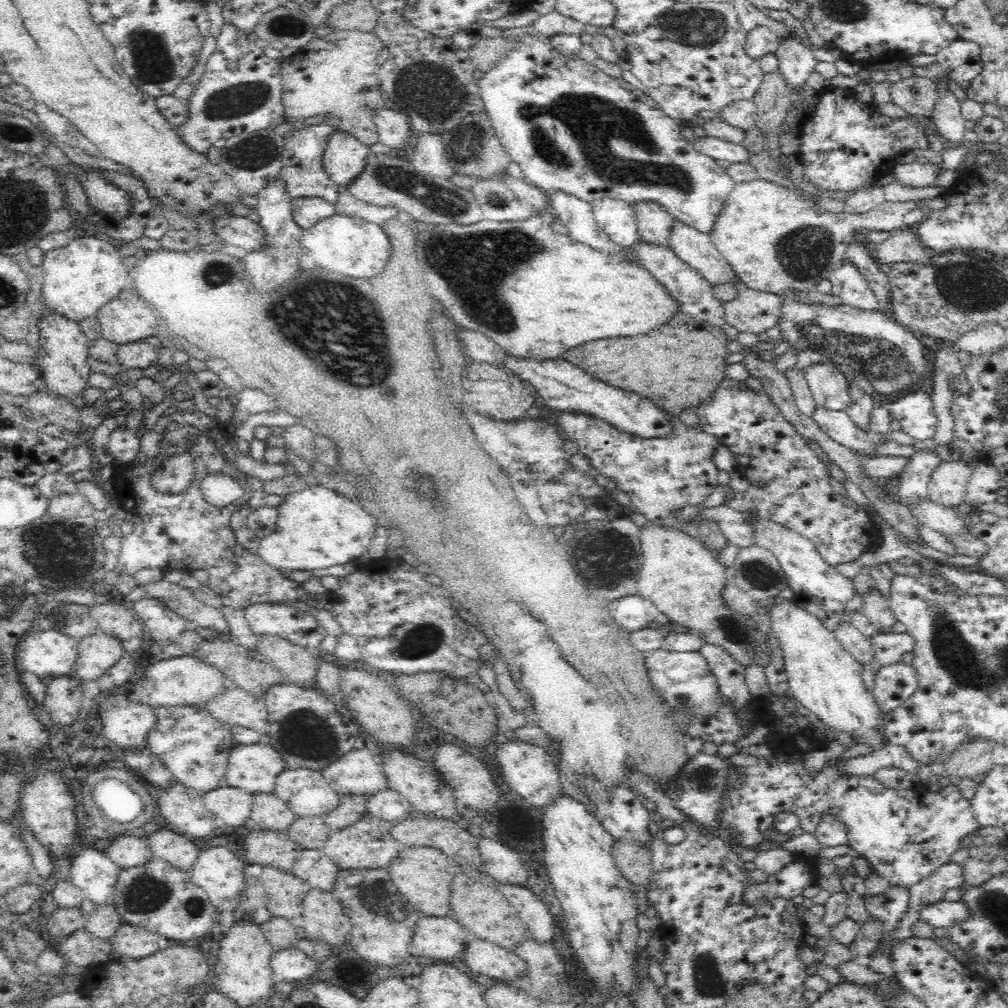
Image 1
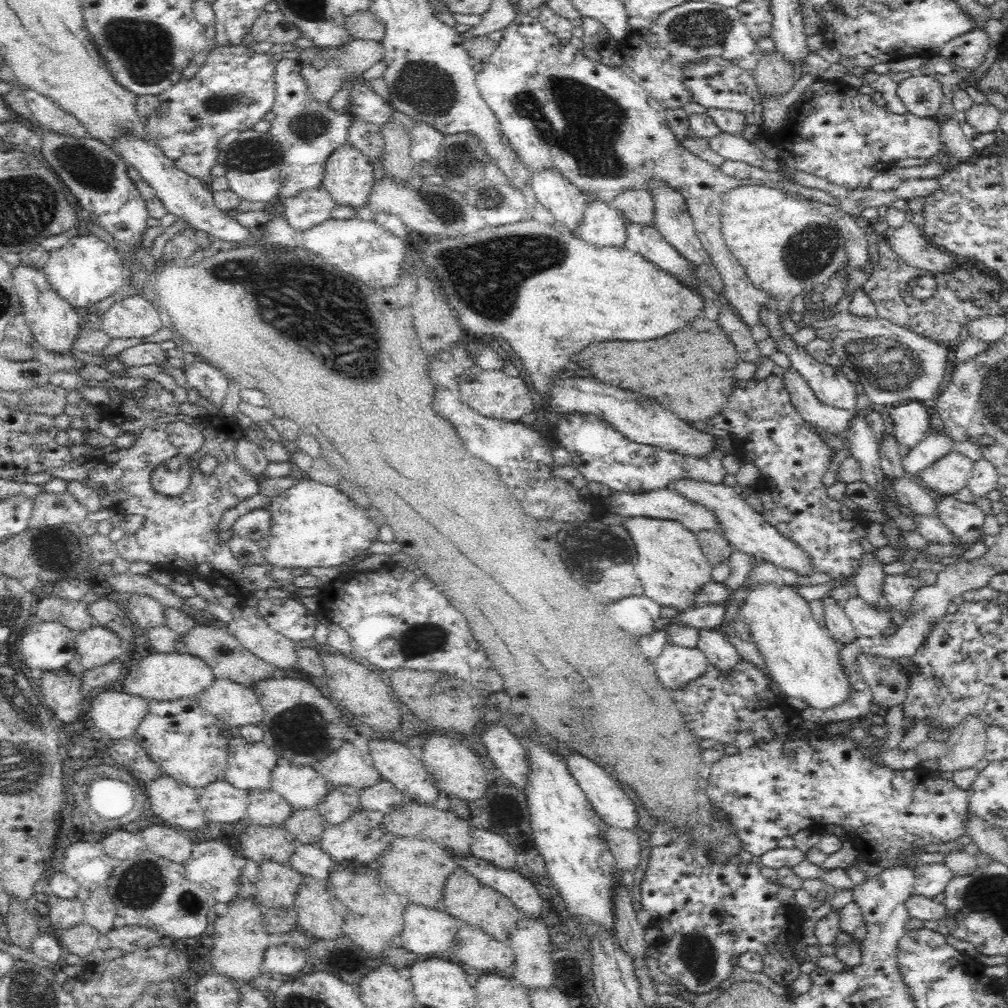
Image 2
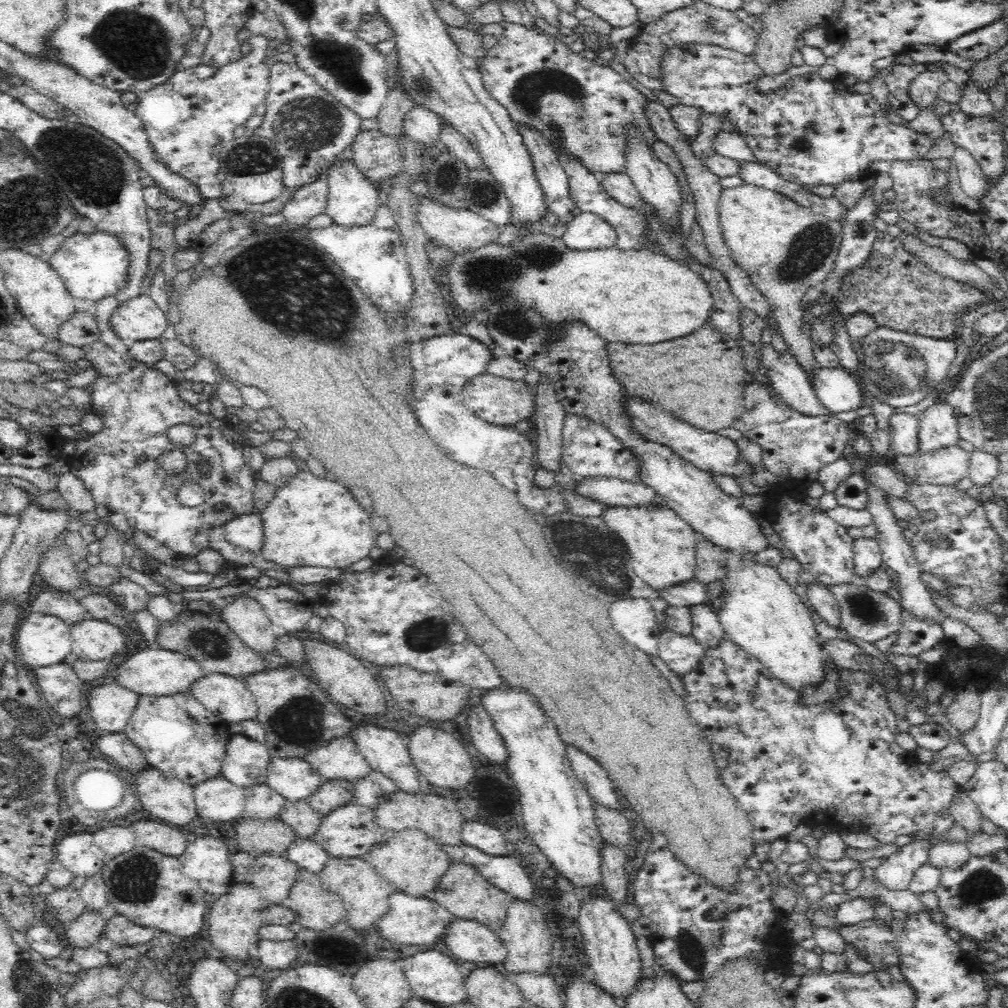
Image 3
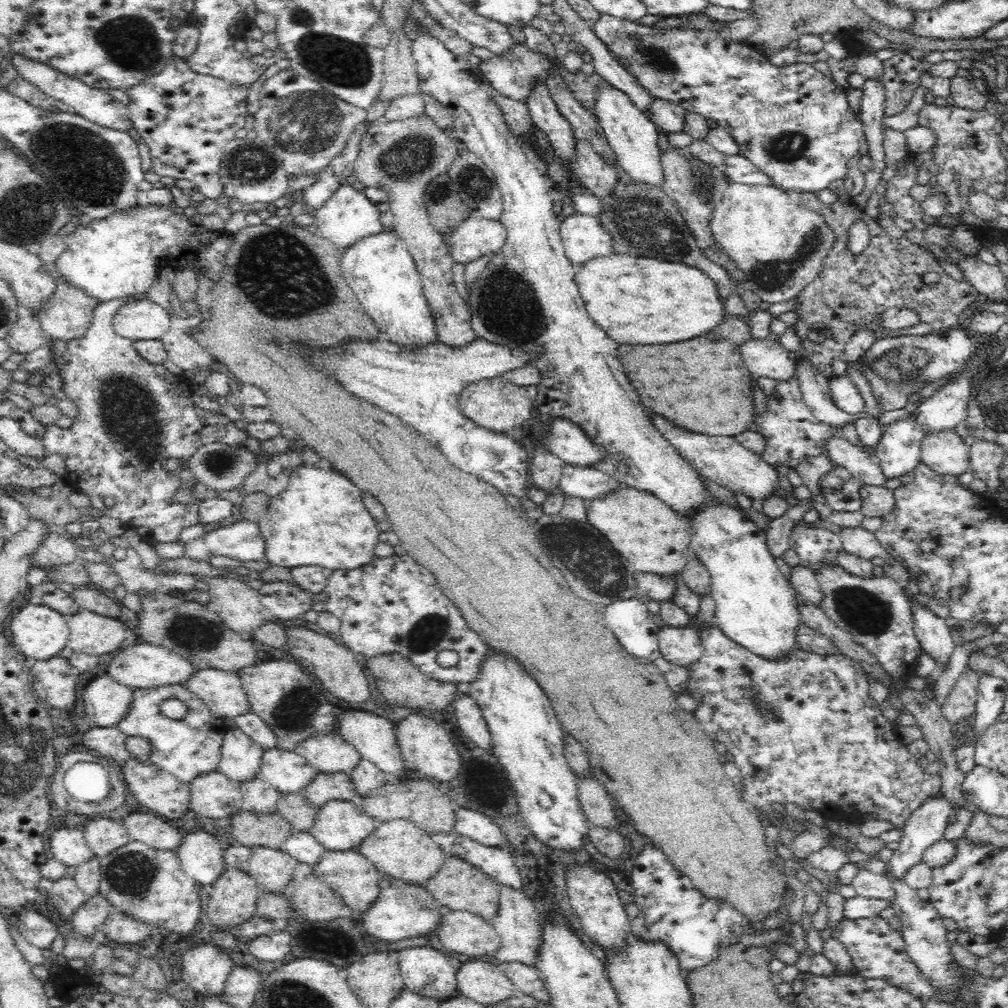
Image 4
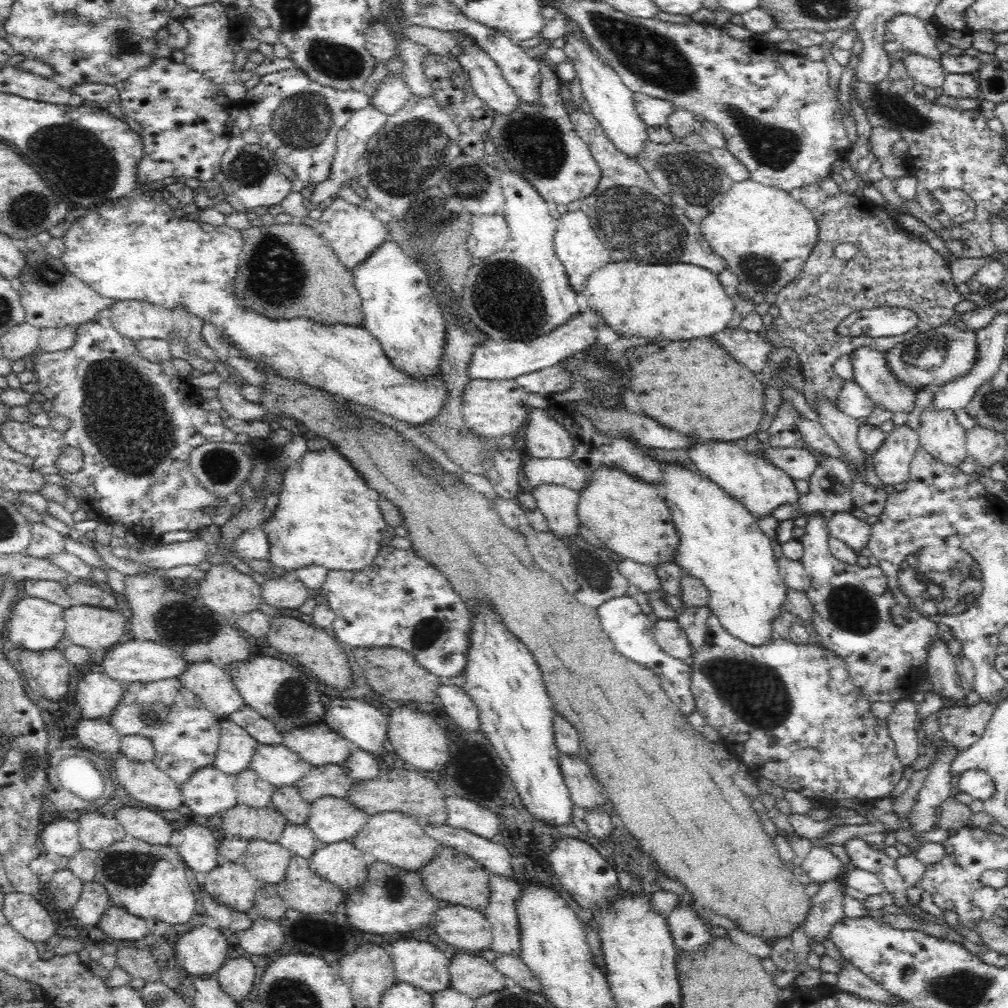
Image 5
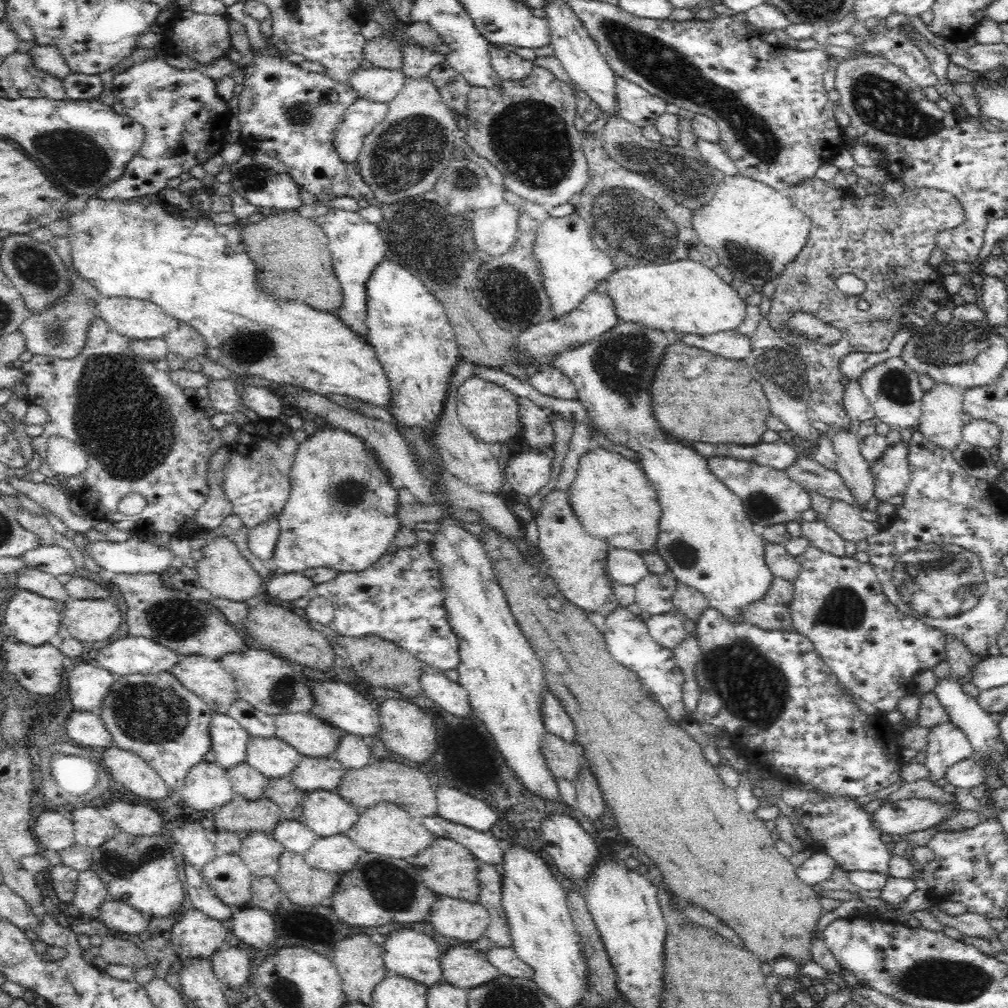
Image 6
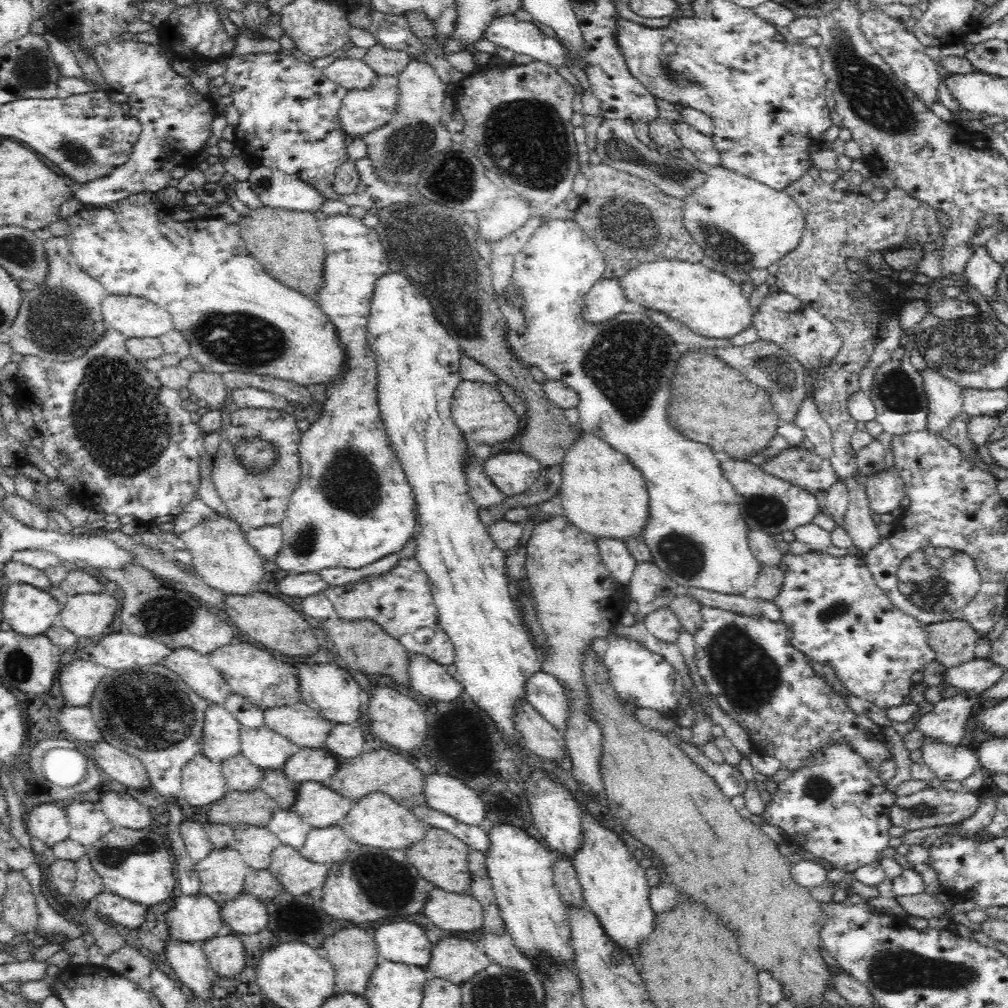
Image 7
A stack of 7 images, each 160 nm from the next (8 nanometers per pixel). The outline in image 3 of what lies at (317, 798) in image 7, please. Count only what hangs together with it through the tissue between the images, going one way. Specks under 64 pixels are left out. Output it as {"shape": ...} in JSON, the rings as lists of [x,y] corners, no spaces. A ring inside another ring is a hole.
{"shape":[[[358,804],[340,806],[328,816],[321,817],[320,826],[311,839],[331,856],[336,858],[365,857],[372,846],[384,836],[387,830],[374,822],[374,808]]]}

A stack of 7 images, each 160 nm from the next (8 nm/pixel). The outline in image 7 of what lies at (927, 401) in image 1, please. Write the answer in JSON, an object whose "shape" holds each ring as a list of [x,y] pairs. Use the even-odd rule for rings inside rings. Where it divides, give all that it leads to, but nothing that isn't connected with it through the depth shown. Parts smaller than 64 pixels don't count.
{"shape":[[[896,467],[869,476],[866,487],[870,507],[876,514],[890,513],[905,497],[904,479],[898,475]]]}

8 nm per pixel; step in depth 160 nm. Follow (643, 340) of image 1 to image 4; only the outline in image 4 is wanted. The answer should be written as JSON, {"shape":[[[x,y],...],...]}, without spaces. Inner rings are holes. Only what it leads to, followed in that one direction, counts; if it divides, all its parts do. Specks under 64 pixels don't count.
{"shape":[[[718,334],[662,346],[620,346],[618,358],[626,370],[626,376],[638,390],[642,404],[656,410],[676,426],[708,436],[734,437],[746,431],[755,417],[752,374],[738,354],[738,347]]]}

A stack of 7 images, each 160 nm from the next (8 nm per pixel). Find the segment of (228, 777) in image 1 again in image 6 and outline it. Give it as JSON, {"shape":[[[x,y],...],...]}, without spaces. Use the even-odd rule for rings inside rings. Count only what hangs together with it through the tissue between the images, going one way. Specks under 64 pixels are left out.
{"shape":[[[213,713],[209,729],[212,739],[209,758],[214,763],[229,769],[240,762],[247,762],[246,748],[250,736],[234,717]]]}

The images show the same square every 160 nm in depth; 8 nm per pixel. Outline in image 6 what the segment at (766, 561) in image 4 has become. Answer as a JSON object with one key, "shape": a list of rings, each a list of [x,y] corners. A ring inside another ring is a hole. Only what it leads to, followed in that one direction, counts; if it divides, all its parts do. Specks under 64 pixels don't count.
{"shape":[[[619,322],[596,340],[572,346],[556,354],[550,367],[567,374],[576,387],[577,398],[588,409],[594,430],[603,433],[613,443],[637,452],[637,462],[652,483],[661,507],[660,535],[657,554],[667,563],[670,574],[680,582],[698,589],[708,599],[709,607],[718,609],[730,622],[742,622],[742,608],[752,602],[767,599],[766,592],[774,580],[765,560],[765,540],[757,525],[746,515],[744,504],[708,468],[707,457],[700,456],[688,446],[680,446],[664,438],[664,430],[656,424],[650,410],[650,382],[668,346],[668,338],[660,330],[648,330],[639,322]]]}

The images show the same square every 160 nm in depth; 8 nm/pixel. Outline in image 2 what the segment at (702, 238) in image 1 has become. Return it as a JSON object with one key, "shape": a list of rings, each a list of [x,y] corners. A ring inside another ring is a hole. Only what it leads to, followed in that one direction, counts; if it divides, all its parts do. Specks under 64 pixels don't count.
{"shape":[[[655,178],[648,182],[648,192],[654,201],[655,227],[662,233],[664,240],[669,242],[692,265],[700,266],[700,264],[711,262],[710,255],[696,234],[694,220],[688,214],[682,194],[670,188],[663,180],[655,180]]]}

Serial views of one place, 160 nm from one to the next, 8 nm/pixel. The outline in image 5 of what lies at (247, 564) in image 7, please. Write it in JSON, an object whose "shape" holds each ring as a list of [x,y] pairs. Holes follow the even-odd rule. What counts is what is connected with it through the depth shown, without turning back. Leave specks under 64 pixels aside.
{"shape":[[[230,561],[214,564],[199,581],[200,601],[209,609],[221,614],[228,624],[246,612],[258,610],[262,604],[262,585],[251,576],[238,572]]]}

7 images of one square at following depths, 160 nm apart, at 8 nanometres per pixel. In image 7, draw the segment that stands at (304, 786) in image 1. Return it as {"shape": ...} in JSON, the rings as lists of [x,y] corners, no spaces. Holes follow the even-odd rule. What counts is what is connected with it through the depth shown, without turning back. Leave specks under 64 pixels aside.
{"shape":[[[241,726],[239,737],[240,754],[263,771],[284,769],[286,760],[299,749],[299,746],[287,737],[266,726],[260,728]]]}

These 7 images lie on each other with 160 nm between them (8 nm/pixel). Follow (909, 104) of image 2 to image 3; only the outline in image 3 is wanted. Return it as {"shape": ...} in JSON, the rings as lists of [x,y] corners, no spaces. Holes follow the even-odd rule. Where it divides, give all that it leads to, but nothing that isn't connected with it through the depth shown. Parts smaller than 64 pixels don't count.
{"shape":[[[926,70],[912,80],[912,84],[908,88],[908,97],[912,102],[915,102],[919,109],[930,108],[938,102],[938,92],[949,80],[949,75],[944,71],[932,72]]]}

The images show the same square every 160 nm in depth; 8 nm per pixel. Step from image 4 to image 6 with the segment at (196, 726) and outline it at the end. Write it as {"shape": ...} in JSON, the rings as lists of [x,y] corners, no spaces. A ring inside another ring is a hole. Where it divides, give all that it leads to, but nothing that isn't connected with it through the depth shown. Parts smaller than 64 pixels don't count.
{"shape":[[[169,671],[115,677],[100,716],[116,747],[142,757],[166,781],[169,791],[181,792],[188,770],[209,758],[213,710],[196,693],[184,688]]]}

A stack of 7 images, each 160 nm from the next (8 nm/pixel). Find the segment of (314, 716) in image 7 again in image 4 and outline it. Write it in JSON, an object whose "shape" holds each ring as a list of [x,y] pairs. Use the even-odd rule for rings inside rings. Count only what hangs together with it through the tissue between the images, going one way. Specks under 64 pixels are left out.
{"shape":[[[337,732],[304,738],[300,744],[296,744],[294,751],[322,774],[343,772],[350,775],[361,760],[356,747]]]}

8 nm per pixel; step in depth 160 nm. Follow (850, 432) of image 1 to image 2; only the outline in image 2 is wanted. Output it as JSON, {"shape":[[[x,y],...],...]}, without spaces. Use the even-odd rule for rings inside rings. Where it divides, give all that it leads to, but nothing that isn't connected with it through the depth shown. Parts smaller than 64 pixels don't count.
{"shape":[[[791,368],[779,372],[792,406],[805,421],[835,436],[844,437],[847,434],[851,418],[849,410],[822,404],[797,370]]]}

